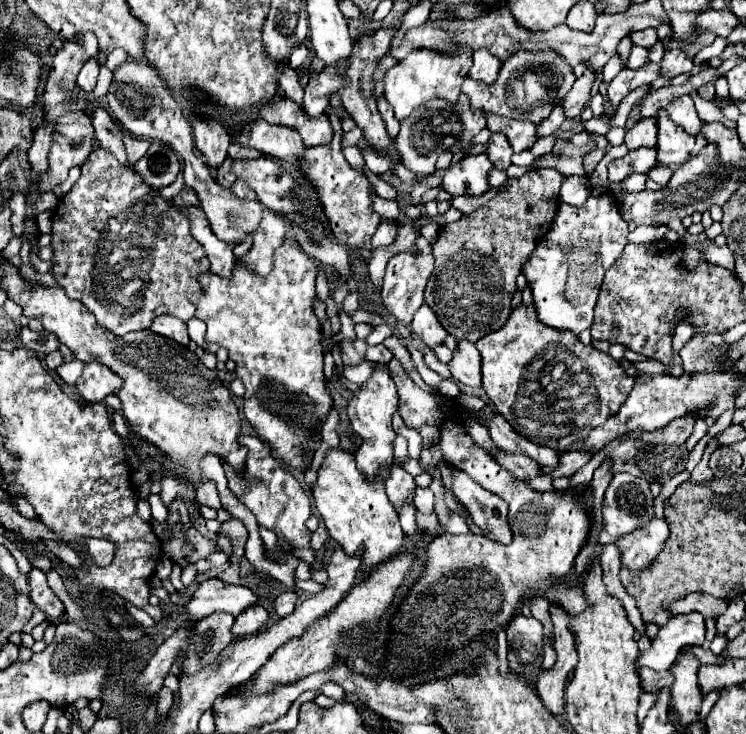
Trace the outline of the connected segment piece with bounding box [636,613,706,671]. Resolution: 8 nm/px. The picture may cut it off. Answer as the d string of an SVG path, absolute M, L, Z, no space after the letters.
M700 613L672 617L658 629L656 637L652 639L652 647L636 657L636 667L650 667L654 671L668 669L684 645L704 643L704 631L704 617Z

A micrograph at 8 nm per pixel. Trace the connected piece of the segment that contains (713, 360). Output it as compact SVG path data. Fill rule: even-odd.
M694 335L680 351L682 367L686 373L716 371L718 361L724 357L728 345L720 335Z

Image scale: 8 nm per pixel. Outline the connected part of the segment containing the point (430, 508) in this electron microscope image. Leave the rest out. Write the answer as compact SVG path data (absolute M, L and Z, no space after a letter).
M417 487L414 491L414 506L416 510L424 514L433 514L435 507L435 497L430 488Z

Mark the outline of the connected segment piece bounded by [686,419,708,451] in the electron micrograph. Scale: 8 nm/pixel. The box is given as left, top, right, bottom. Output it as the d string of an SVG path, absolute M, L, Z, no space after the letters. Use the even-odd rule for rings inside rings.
M698 419L696 421L696 425L694 425L694 431L692 431L692 435L688 437L688 441L686 441L686 449L688 451L692 451L694 449L694 445L706 435L706 431L708 431L708 427L706 427L706 423L702 421L702 419Z

